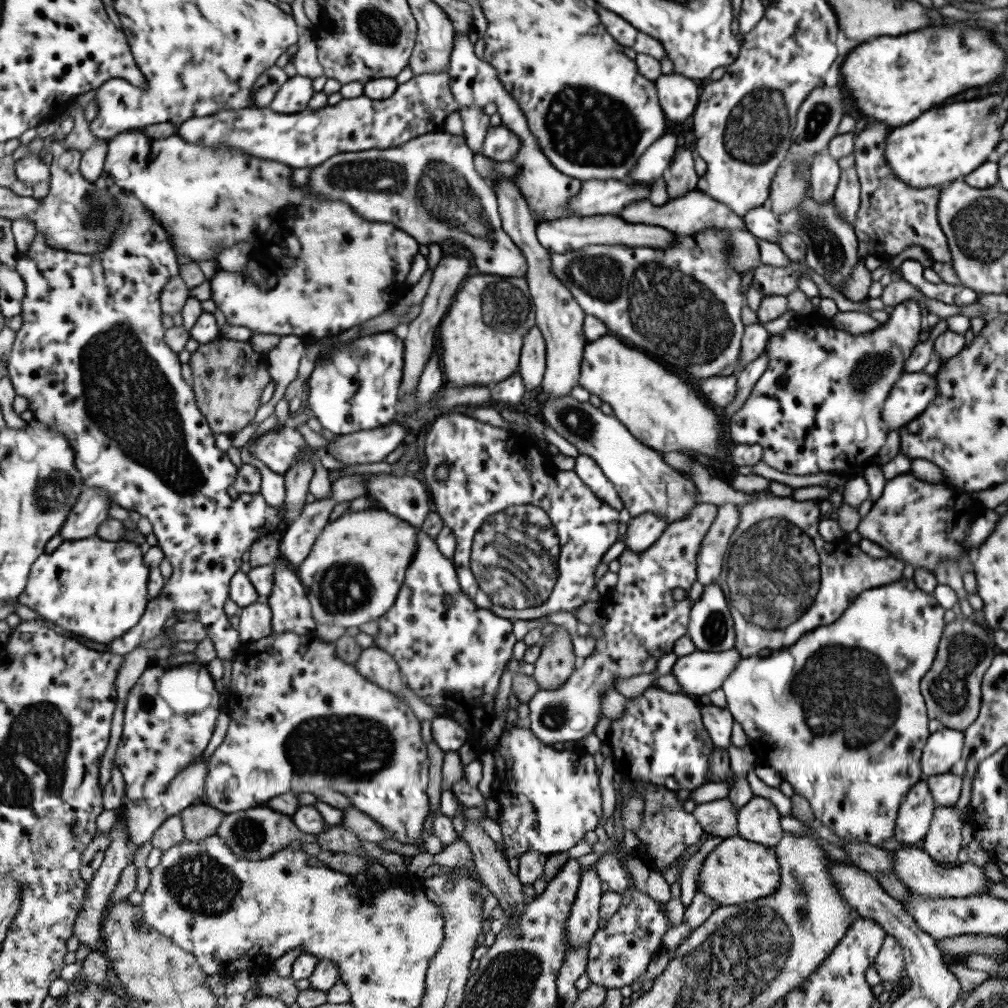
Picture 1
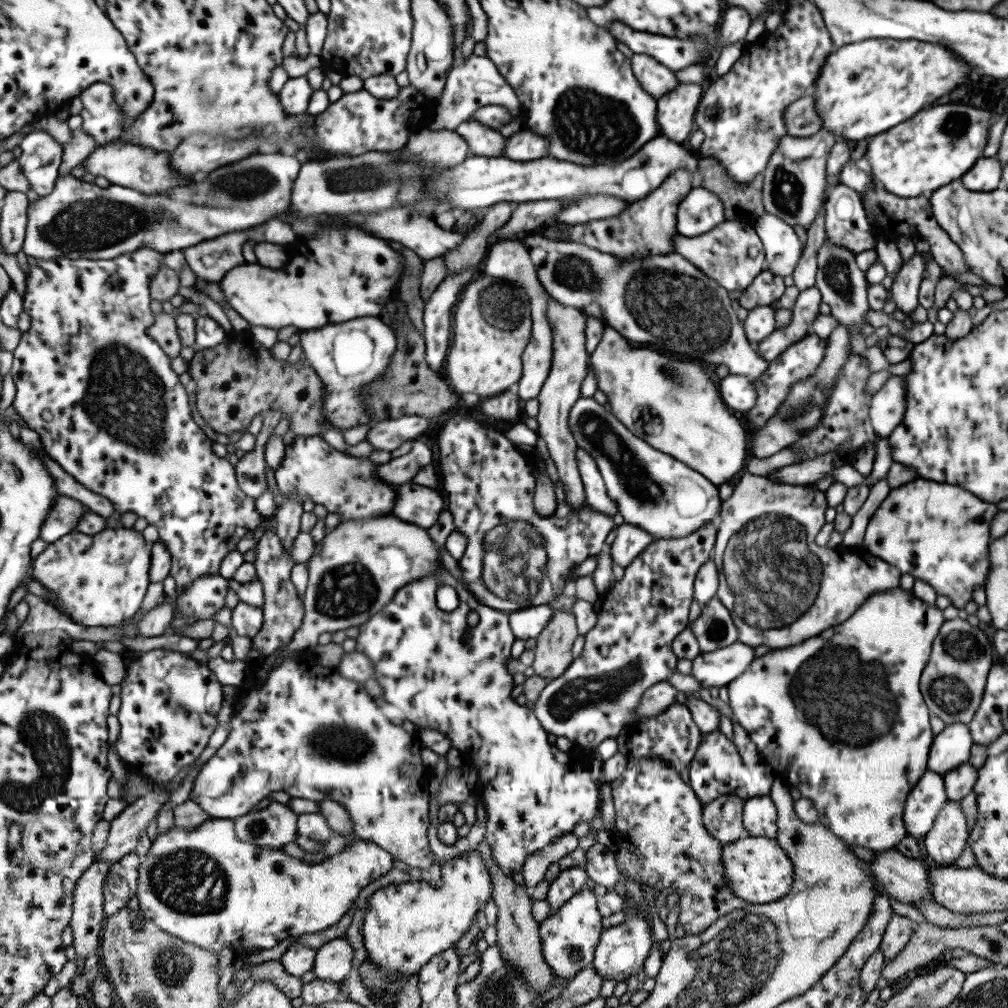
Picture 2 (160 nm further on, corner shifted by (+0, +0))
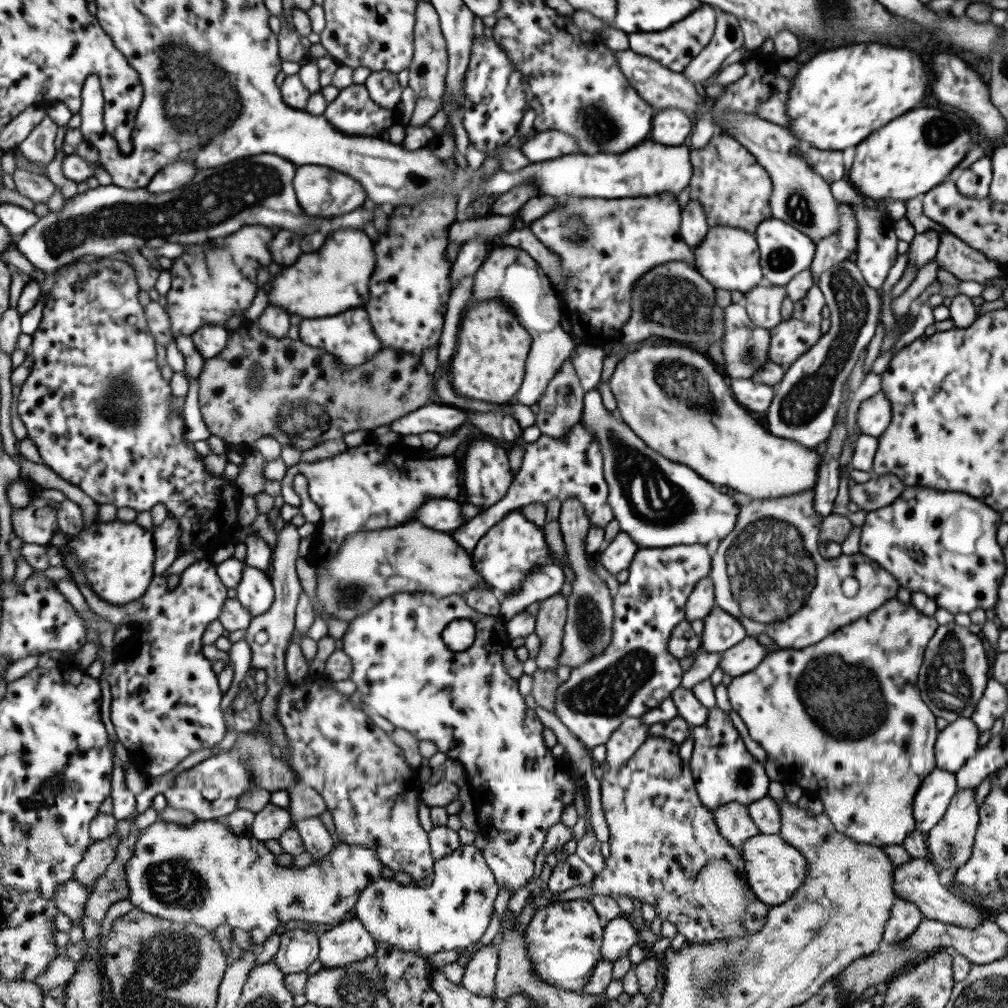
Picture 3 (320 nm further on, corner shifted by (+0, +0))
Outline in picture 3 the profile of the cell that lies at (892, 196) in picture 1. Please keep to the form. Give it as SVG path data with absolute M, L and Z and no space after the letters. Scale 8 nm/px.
M934 231L938 234L939 239L935 257L937 266L941 270L946 270L959 281L973 281L978 283L1004 276L1004 273L1001 272L1000 264L988 259L982 252L974 251L968 244L959 240L955 235Z

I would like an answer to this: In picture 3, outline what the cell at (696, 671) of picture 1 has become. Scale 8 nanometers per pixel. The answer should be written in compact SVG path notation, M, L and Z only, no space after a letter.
M746 636L741 642L722 652L717 667L732 678L741 676L753 670L769 653L770 650L759 644L756 638Z

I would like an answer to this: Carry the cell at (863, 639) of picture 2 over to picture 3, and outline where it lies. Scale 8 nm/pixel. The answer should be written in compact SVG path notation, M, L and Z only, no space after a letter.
M895 597L890 598L879 608L838 628L835 634L829 634L827 638L823 638L821 642L817 642L817 644L813 644L809 648L770 651L753 670L741 676L734 676L726 686L729 704L746 726L749 738L763 748L766 752L766 757L769 759L781 762L783 766L789 766L789 764L801 766L801 770L805 772L805 776L809 780L809 784L805 784L805 790L813 788L817 792L817 799L823 805L822 813L827 816L827 819L833 824L837 832L855 843L876 847L891 844L902 845L903 839L907 838L914 830L915 822L911 811L911 802L923 778L935 769L934 742L938 735L938 730L935 726L936 716L927 710L922 697L919 696L919 689L915 690L915 676L917 676L923 660L925 644L927 644L937 627L937 621L932 616L923 616L909 602L901 603Z

